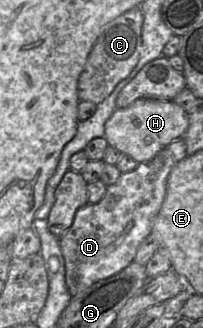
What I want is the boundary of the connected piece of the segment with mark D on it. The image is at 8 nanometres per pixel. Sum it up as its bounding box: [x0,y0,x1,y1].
[59,140,186,297]

